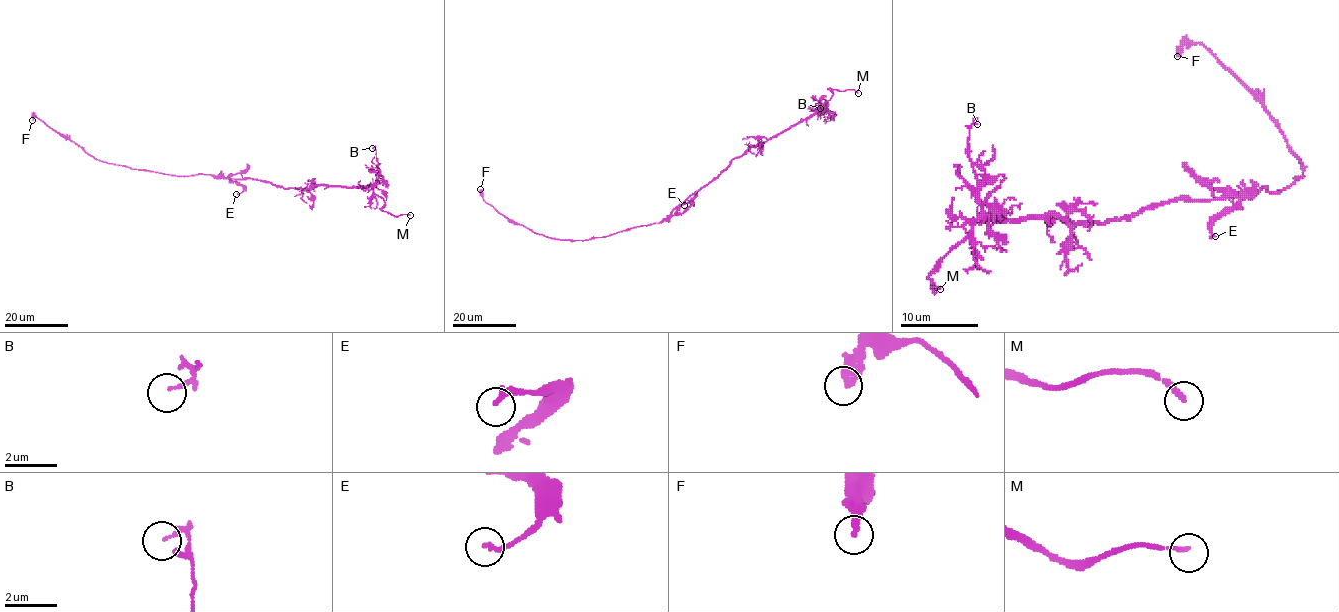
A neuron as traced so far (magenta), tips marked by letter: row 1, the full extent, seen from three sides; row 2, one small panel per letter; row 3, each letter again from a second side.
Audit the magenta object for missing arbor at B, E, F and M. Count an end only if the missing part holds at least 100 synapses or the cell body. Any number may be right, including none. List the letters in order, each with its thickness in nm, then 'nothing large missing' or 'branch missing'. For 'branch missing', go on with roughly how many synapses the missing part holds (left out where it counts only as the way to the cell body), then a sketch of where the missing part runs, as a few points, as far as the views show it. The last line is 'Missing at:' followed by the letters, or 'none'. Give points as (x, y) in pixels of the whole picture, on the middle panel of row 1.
B: 120 nm thick; nothing large missing
E: 200 nm thick; nothing large missing
F: 320 nm thick; nothing large missing
M: 180 nm thick; branch missing
Missing at: M

